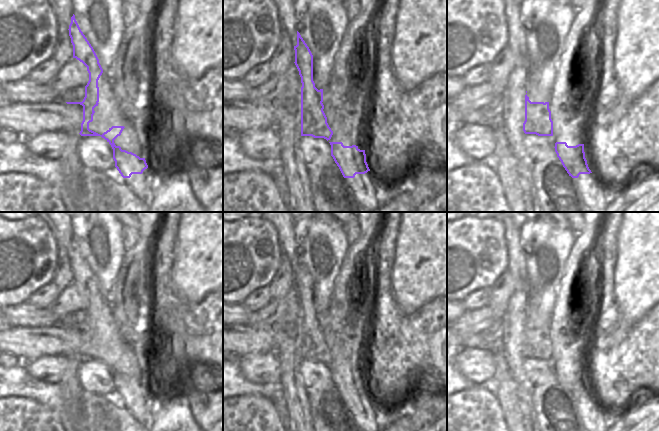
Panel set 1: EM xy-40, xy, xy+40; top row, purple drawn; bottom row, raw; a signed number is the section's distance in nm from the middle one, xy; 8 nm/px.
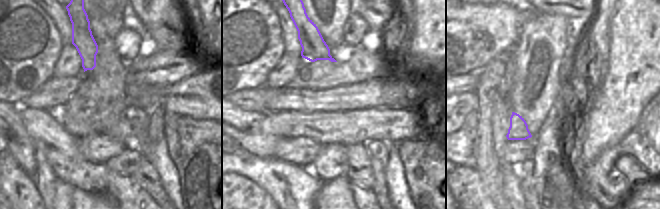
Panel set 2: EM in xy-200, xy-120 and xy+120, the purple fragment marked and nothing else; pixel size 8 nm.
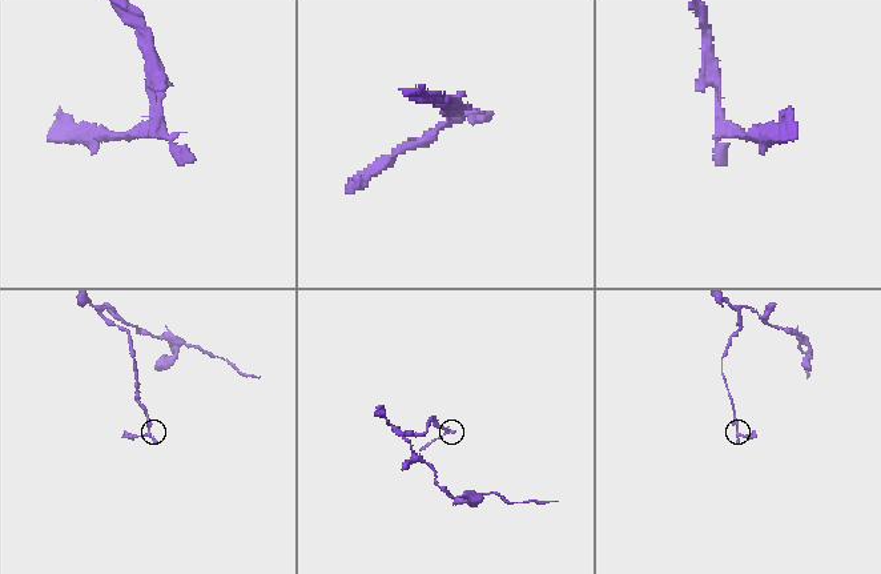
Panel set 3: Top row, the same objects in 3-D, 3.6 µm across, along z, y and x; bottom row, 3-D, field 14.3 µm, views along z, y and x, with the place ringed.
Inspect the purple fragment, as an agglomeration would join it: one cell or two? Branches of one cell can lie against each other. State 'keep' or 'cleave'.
cleave

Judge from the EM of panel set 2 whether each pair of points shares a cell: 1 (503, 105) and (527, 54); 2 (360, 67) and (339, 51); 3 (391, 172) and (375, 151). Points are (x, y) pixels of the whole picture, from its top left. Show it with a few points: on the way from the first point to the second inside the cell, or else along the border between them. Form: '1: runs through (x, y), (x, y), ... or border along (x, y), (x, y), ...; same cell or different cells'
1: border along (506, 99), (512, 111); different cells
2: border along (358, 48), (348, 61), (337, 61); different cells
3: border along (390, 144), (386, 163), (387, 188); different cells

